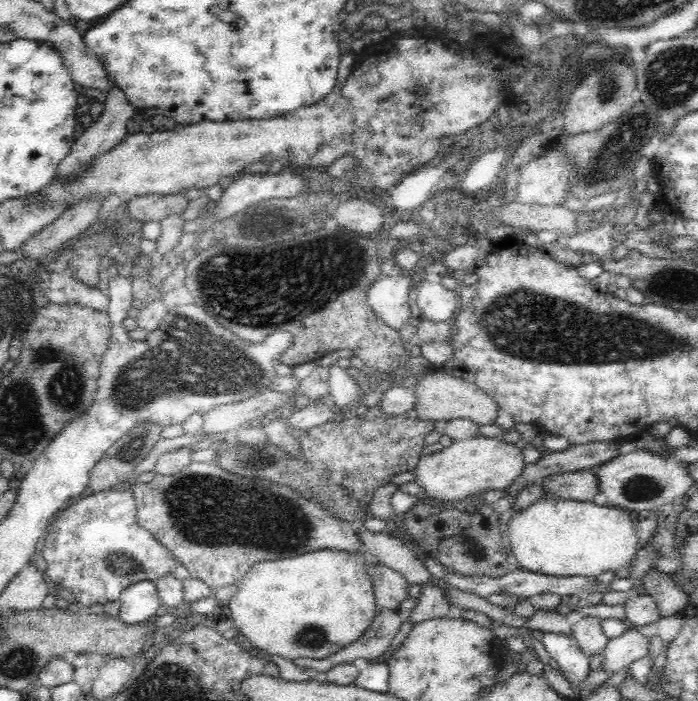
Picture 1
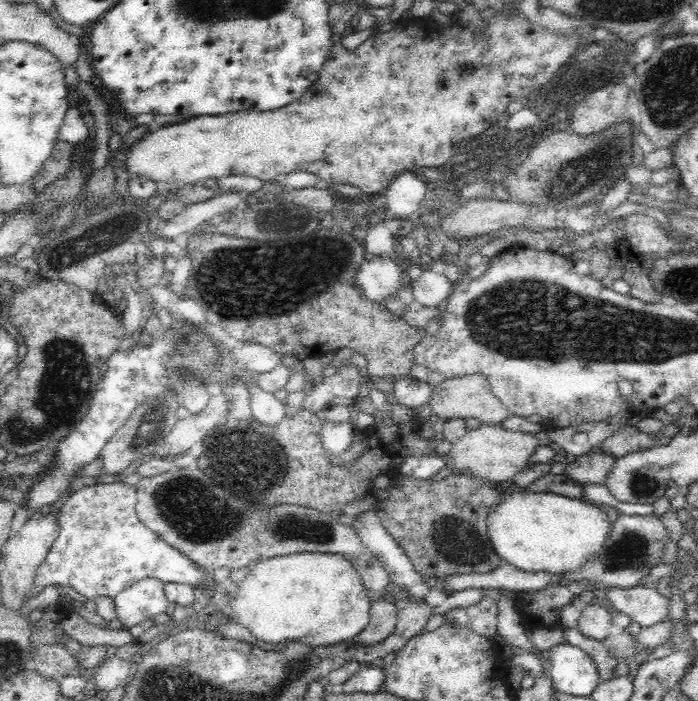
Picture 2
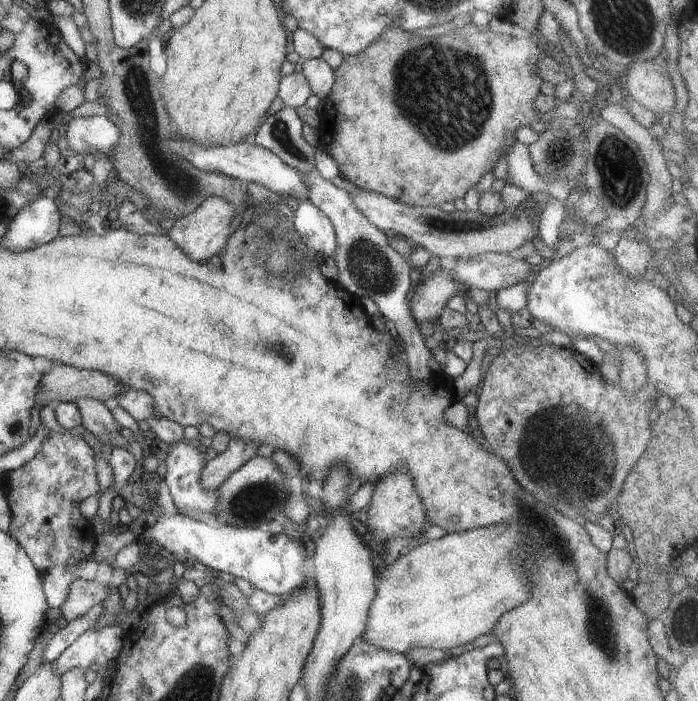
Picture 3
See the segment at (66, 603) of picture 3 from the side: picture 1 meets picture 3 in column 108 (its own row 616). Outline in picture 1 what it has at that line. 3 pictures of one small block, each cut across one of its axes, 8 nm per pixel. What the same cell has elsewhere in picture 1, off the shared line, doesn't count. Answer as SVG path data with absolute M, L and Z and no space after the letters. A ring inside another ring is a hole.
M587 616L571 625L572 638L588 659L600 655L609 642L600 627L600 621L596 617Z

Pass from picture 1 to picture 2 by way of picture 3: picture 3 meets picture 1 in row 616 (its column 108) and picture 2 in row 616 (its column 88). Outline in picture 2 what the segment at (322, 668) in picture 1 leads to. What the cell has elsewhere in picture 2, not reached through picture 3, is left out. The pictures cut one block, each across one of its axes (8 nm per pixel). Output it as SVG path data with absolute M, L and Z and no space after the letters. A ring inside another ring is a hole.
M373 600L369 623L352 642L357 646L365 646L365 648L384 642L396 628L399 609L400 606L393 603Z

